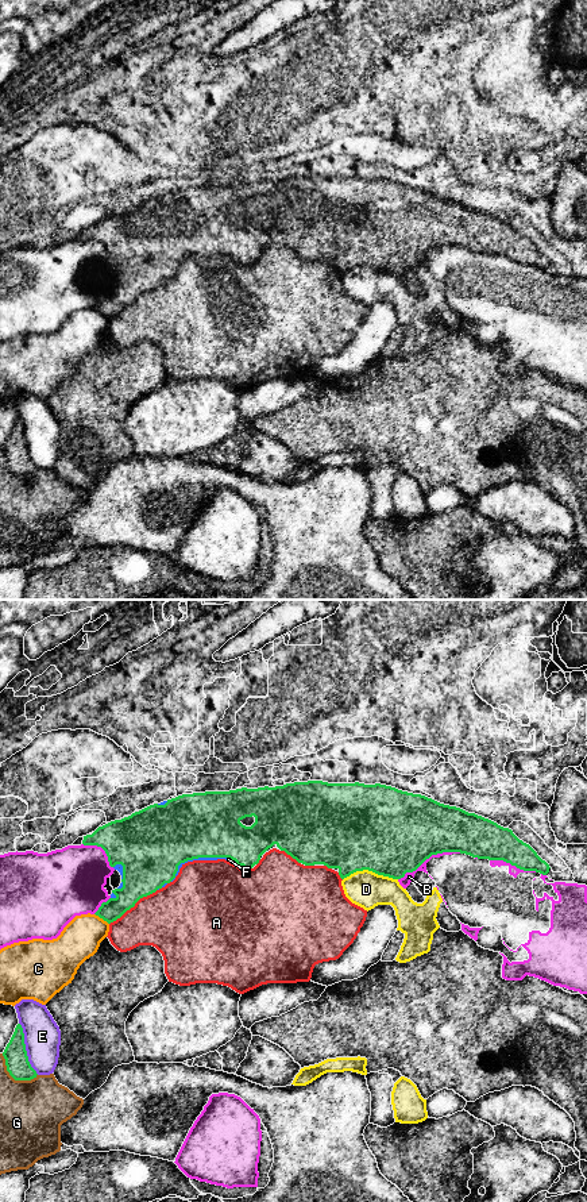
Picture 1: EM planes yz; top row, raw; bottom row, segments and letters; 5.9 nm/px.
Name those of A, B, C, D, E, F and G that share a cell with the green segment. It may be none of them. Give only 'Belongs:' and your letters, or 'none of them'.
Belongs: F

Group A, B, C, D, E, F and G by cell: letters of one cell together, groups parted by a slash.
A / B / C / D / E / F / G

